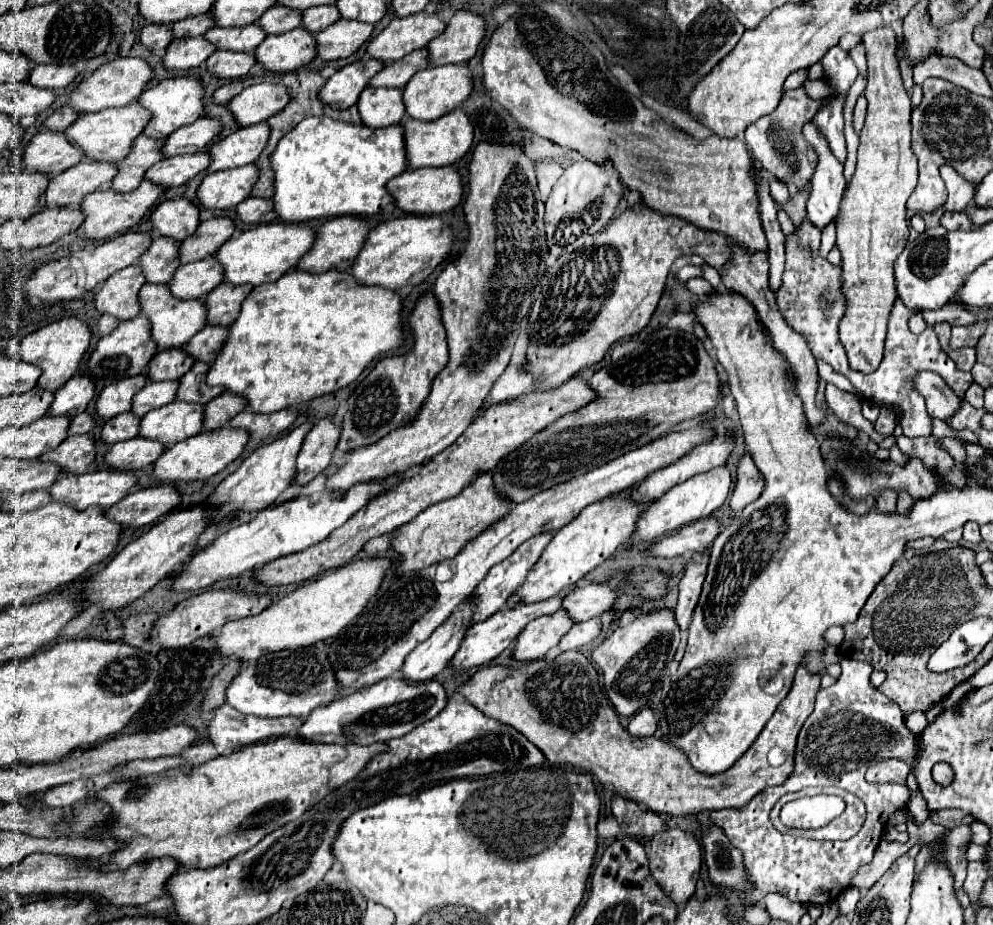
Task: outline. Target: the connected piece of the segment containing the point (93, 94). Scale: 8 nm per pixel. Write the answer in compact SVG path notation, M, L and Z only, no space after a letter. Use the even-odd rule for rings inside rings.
M141 58L113 60L113 62L107 62L101 68L97 68L91 76L85 76L81 80L81 84L77 84L77 88L67 96L67 104L73 106L77 110L77 114L99 112L99 110L113 108L113 106L125 106L125 104L137 100L137 96L143 92L143 88L147 86L147 82L151 78L153 78L153 70Z

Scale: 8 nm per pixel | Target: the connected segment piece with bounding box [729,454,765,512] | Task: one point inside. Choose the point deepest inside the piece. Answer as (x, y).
(750, 482)

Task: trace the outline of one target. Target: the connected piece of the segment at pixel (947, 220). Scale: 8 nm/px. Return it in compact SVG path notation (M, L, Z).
M945 212L941 216L941 226L949 230L971 230L973 224L965 212Z

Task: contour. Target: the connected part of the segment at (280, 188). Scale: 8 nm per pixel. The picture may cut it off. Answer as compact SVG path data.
M305 118L295 126L271 154L273 168L273 206L275 214L289 224L301 224L315 218L331 218L331 216L373 216L383 206L391 202L391 196L385 190L385 184L397 174L407 170L405 158L405 142L403 128L367 128L345 122L333 122L333 118Z

